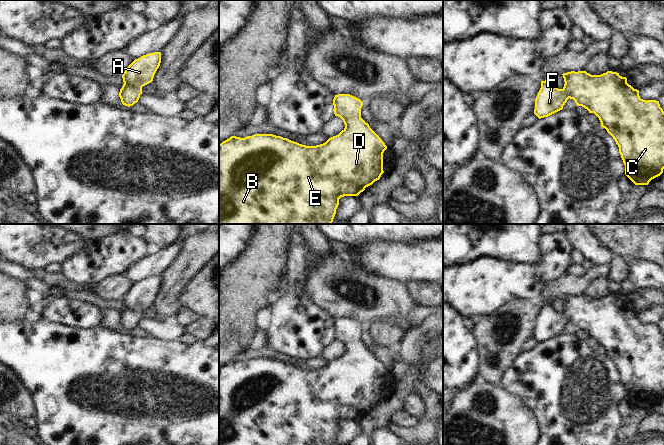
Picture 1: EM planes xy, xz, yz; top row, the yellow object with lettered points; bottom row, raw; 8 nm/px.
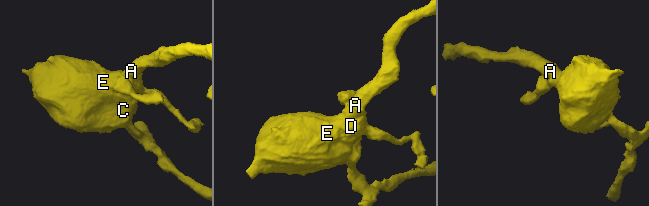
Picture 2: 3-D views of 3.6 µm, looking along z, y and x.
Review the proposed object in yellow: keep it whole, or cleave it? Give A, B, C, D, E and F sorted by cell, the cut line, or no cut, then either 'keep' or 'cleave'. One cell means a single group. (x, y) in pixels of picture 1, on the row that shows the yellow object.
A B C D E F; no cut; keep

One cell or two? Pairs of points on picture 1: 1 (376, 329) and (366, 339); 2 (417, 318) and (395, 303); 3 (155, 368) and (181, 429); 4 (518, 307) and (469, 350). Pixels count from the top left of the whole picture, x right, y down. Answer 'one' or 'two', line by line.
1: two
2: two
3: one
4: two

